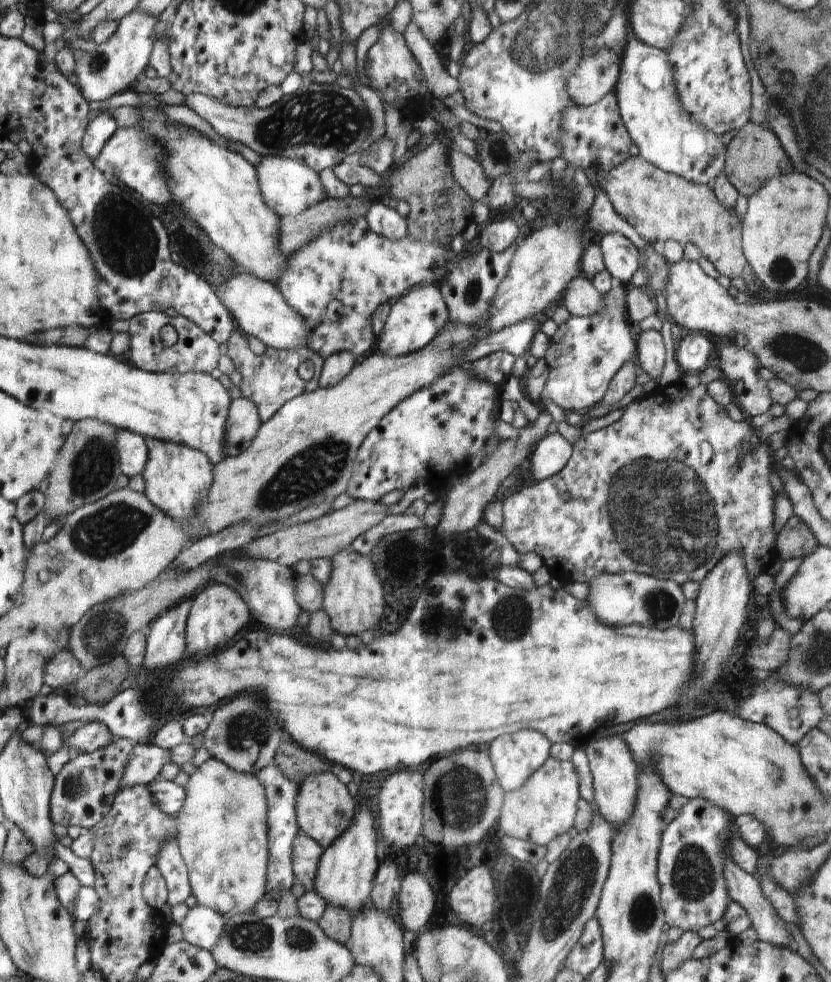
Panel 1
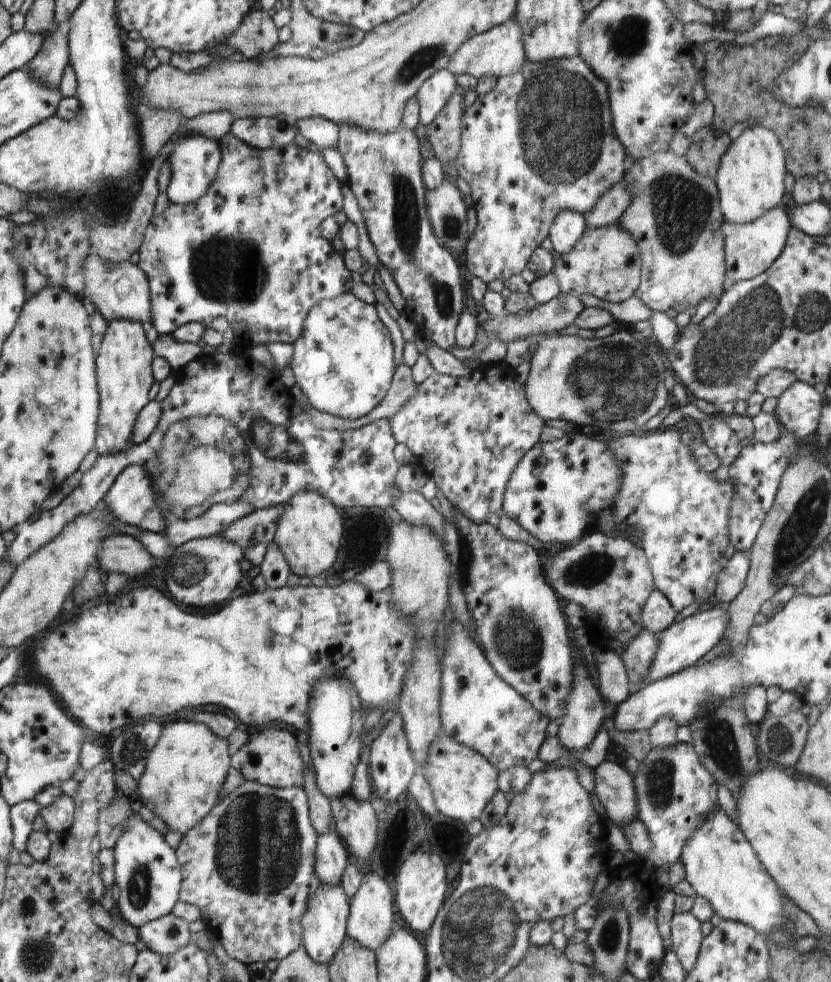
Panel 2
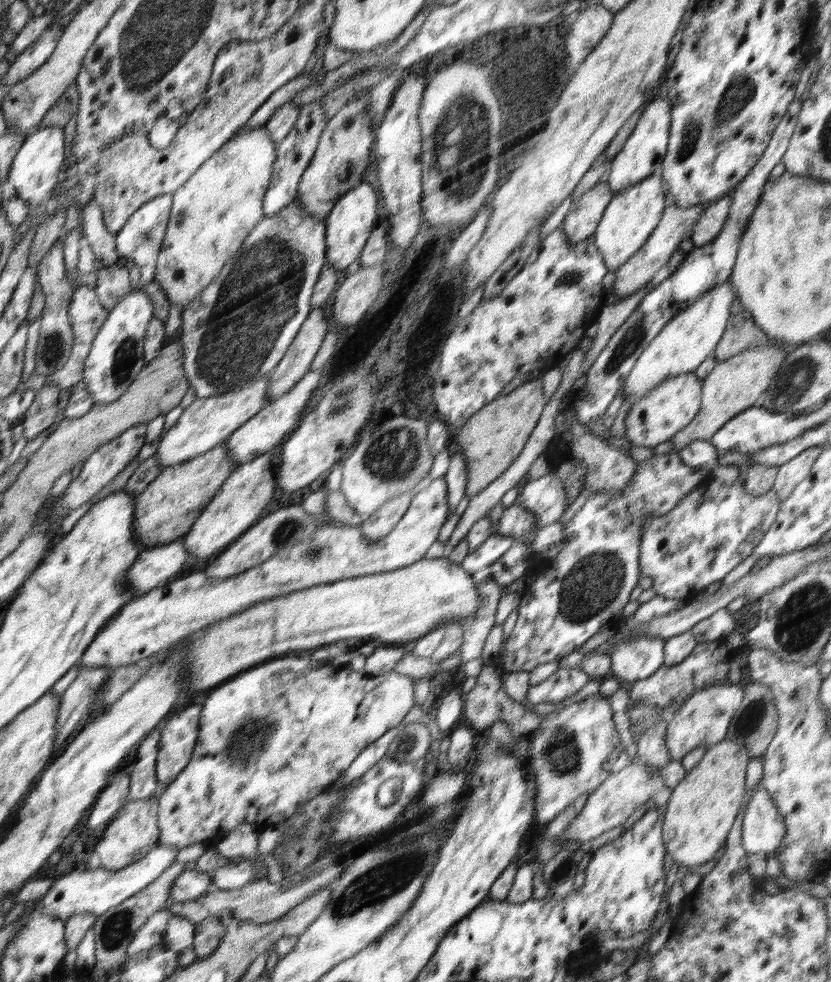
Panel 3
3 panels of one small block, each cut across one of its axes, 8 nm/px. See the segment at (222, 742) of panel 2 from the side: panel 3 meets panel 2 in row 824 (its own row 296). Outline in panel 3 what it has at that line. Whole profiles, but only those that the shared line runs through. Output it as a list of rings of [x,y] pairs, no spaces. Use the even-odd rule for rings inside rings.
[[[266,127],[238,131],[181,188],[173,192],[164,241],[156,259],[154,280],[154,283],[162,286],[170,304],[184,310],[218,276],[227,260],[242,248],[252,228],[264,218],[263,199],[272,179],[275,145]]]

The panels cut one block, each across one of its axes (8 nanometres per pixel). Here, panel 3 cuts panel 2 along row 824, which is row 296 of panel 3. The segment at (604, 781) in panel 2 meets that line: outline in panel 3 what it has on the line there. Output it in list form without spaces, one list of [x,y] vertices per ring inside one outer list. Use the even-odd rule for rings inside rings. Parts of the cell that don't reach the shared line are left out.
[[[669,204],[665,208],[657,227],[654,228],[654,232],[652,232],[651,236],[648,236],[648,240],[646,240],[644,246],[622,264],[620,268],[615,270],[614,294],[621,299],[634,294],[636,289],[650,282],[652,278],[654,278],[654,274],[656,274],[662,266],[666,265],[674,252],[679,250],[679,245],[684,236],[691,237],[694,225],[698,223],[702,212],[701,205],[684,209]]]

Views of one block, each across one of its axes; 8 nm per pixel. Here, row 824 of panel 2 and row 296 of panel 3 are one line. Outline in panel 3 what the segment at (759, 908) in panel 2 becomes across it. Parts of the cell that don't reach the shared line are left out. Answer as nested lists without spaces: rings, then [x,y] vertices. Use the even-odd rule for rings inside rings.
[[[726,280],[704,292],[702,296],[695,300],[693,305],[676,314],[652,339],[652,342],[644,349],[644,352],[641,352],[638,360],[636,360],[634,368],[630,371],[628,378],[623,384],[624,400],[628,398],[633,405],[642,399],[648,391],[662,383],[664,379],[684,373],[693,373],[712,354],[718,342],[720,342],[723,332],[728,325],[731,315],[730,307],[735,298],[737,298],[736,291],[732,283]]]

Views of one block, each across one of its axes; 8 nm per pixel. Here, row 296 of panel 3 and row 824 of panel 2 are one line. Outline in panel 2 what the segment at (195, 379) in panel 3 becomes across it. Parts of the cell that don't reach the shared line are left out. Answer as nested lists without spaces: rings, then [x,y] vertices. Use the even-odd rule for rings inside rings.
[[[245,780],[238,788],[230,791],[223,799],[216,803],[200,822],[197,822],[182,835],[179,846],[175,850],[175,855],[181,868],[179,900],[197,906],[206,916],[208,916],[208,906],[214,900],[214,904],[212,904],[214,912],[210,912],[210,914],[212,914],[212,918],[222,918],[218,922],[218,928],[216,928],[215,933],[219,938],[220,944],[224,947],[226,954],[231,959],[239,960],[246,966],[258,962],[266,963],[268,960],[282,961],[283,958],[286,958],[301,945],[300,921],[306,910],[307,900],[317,881],[314,870],[317,835],[317,832],[311,825],[307,796],[302,787],[272,788],[256,781]]]

